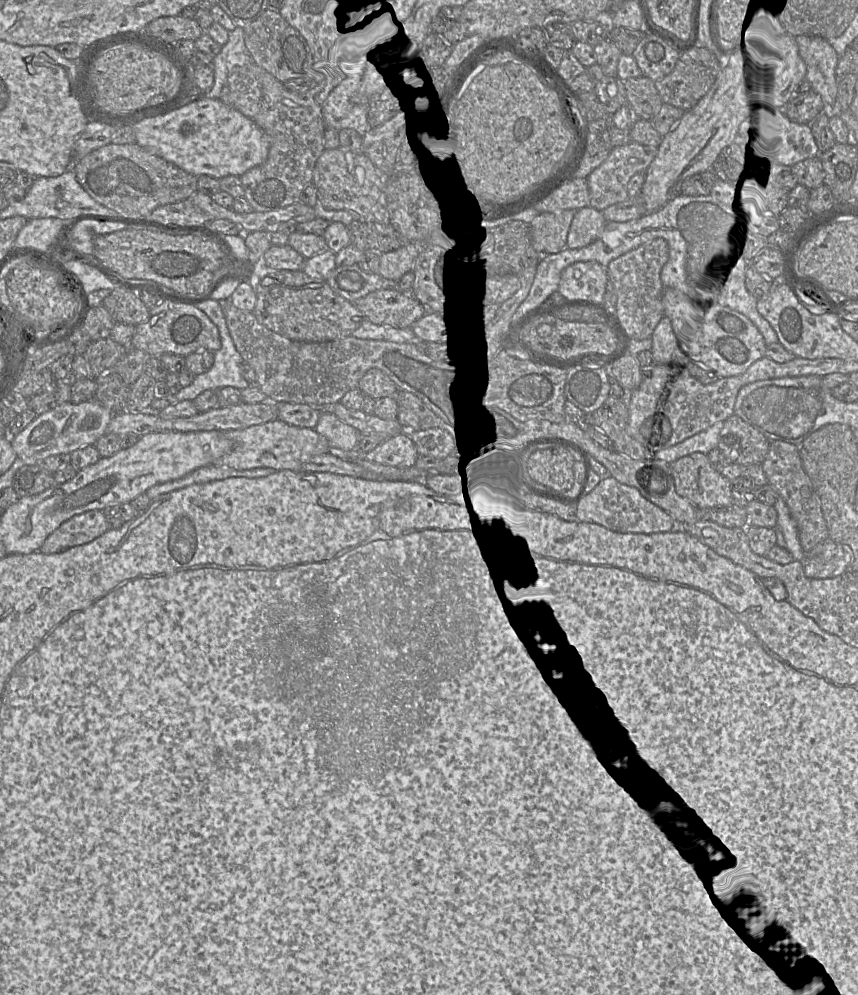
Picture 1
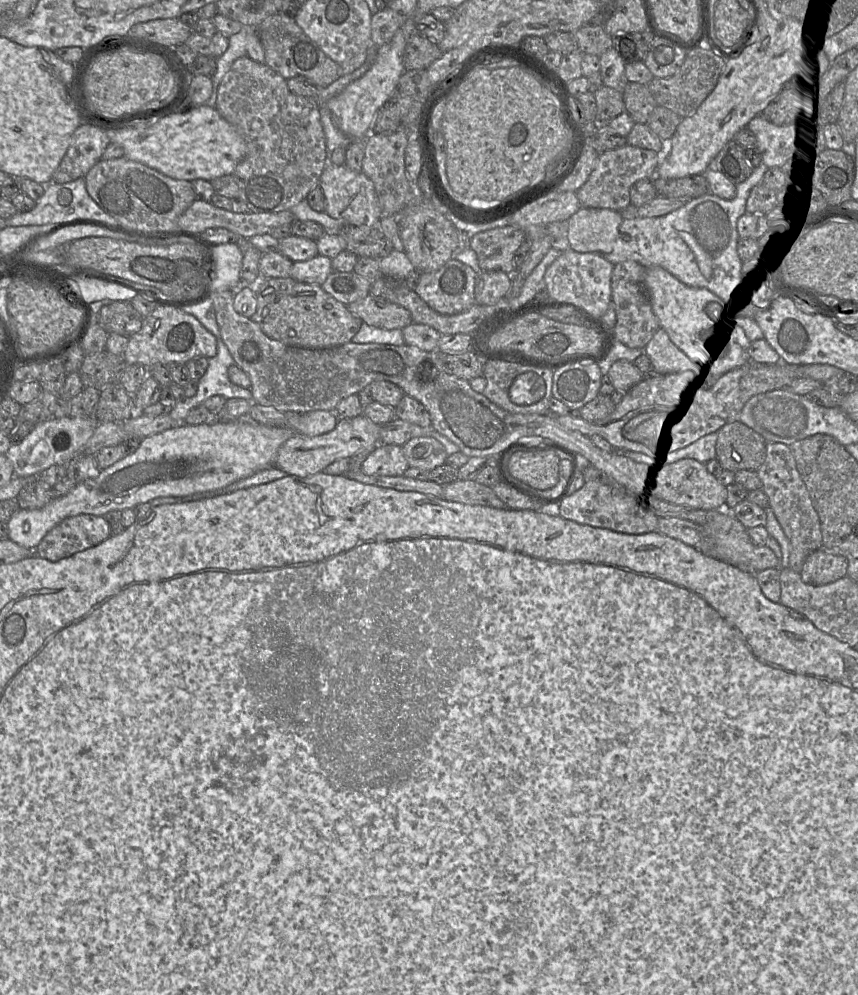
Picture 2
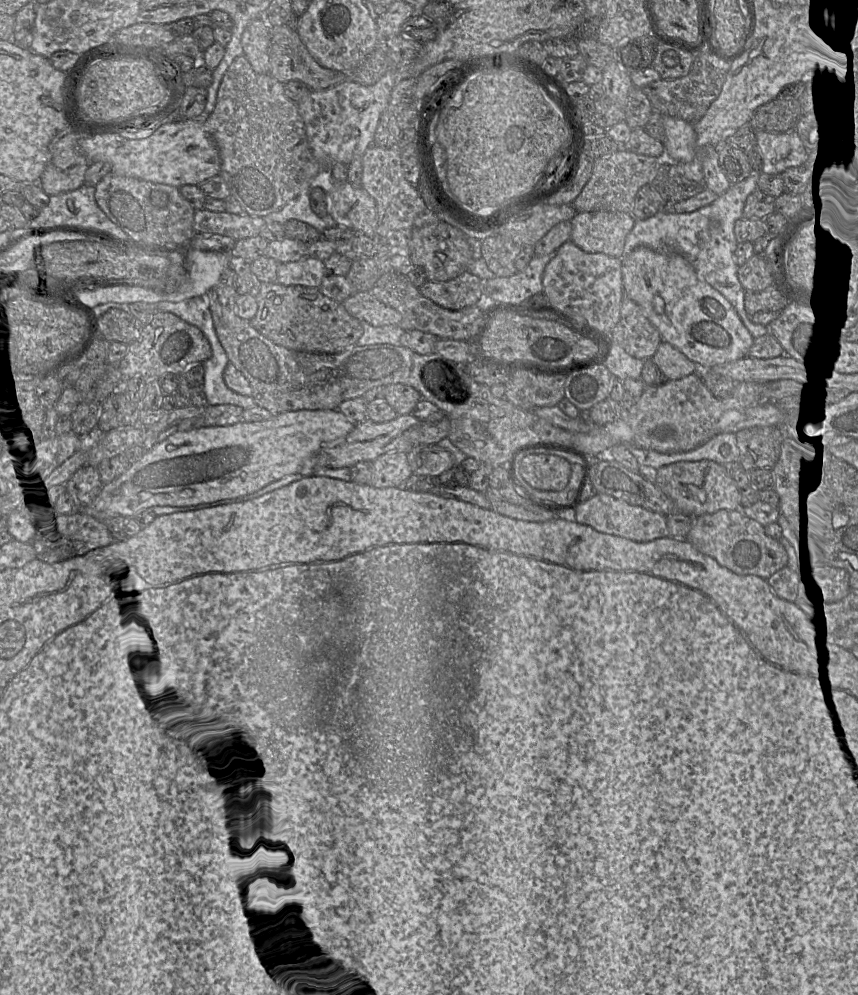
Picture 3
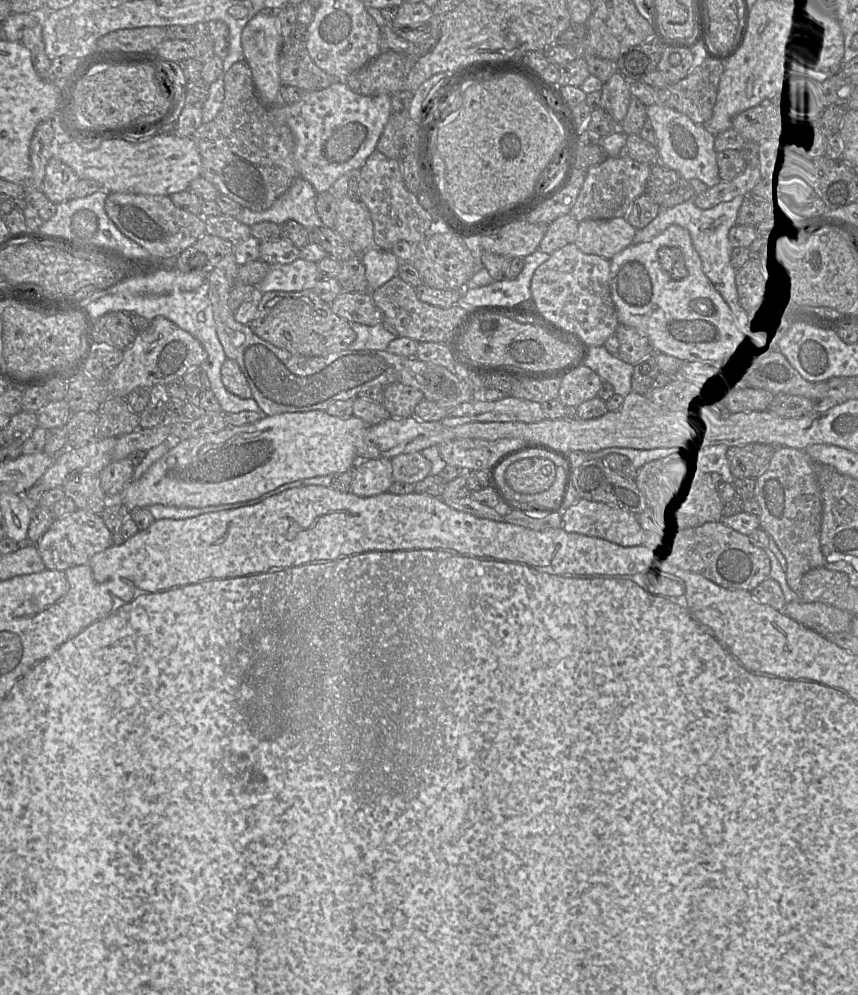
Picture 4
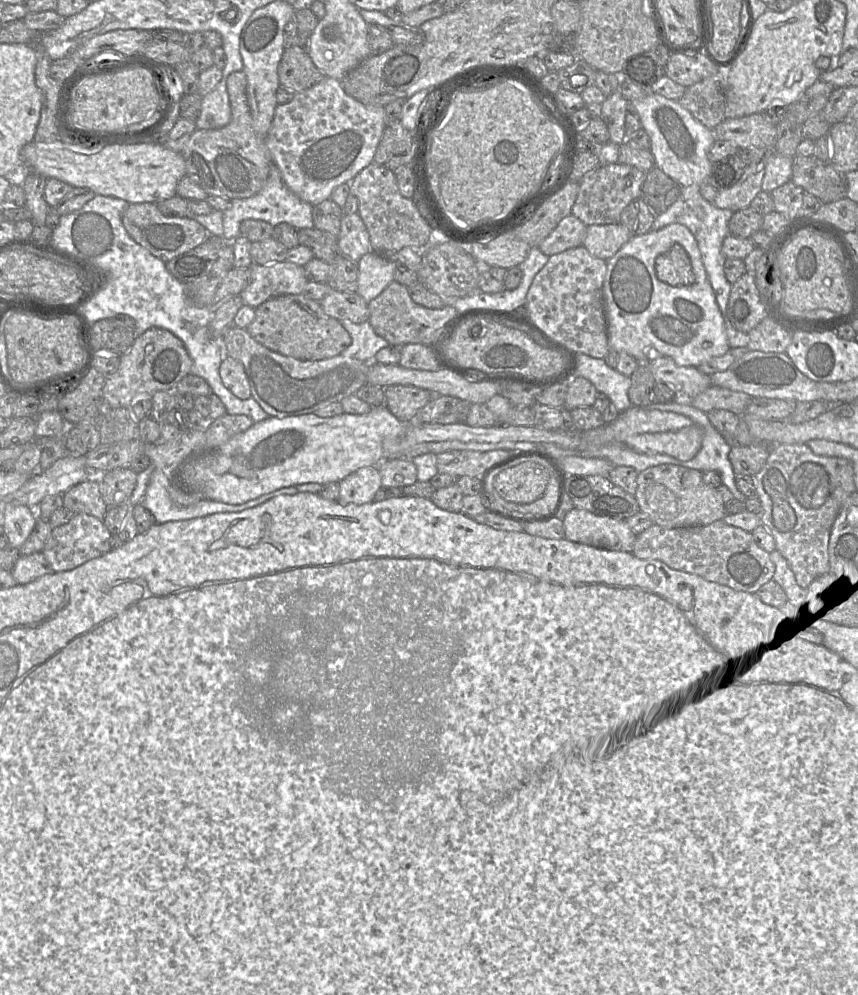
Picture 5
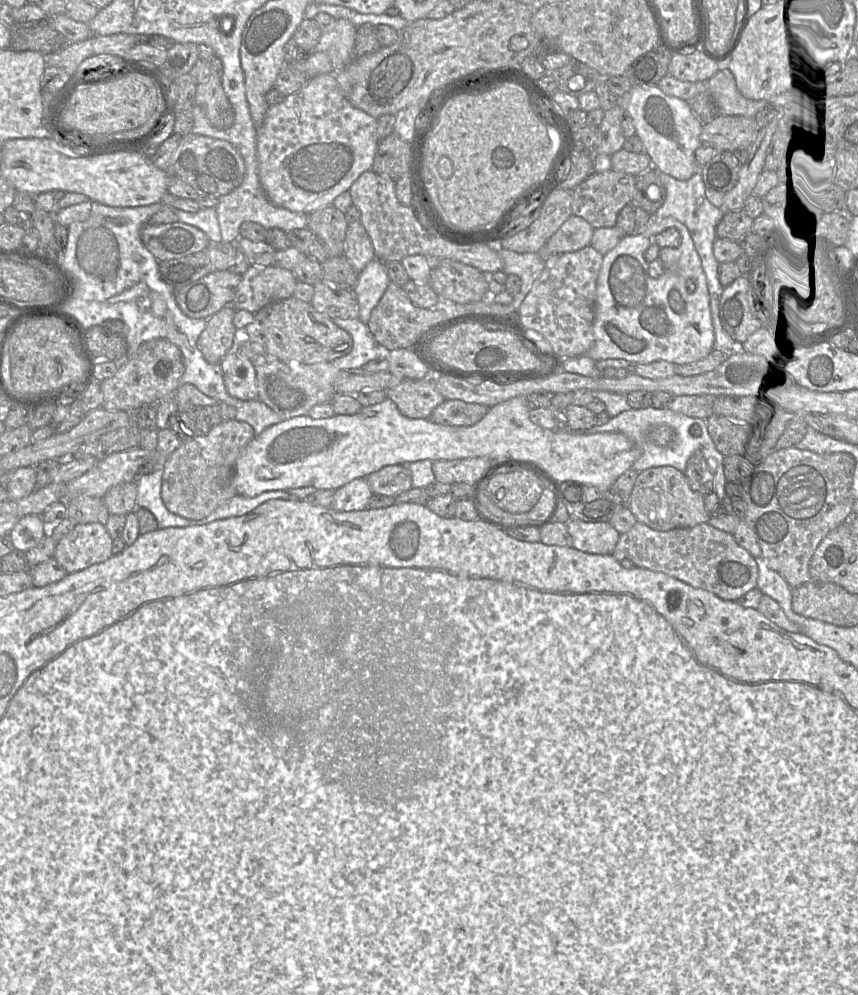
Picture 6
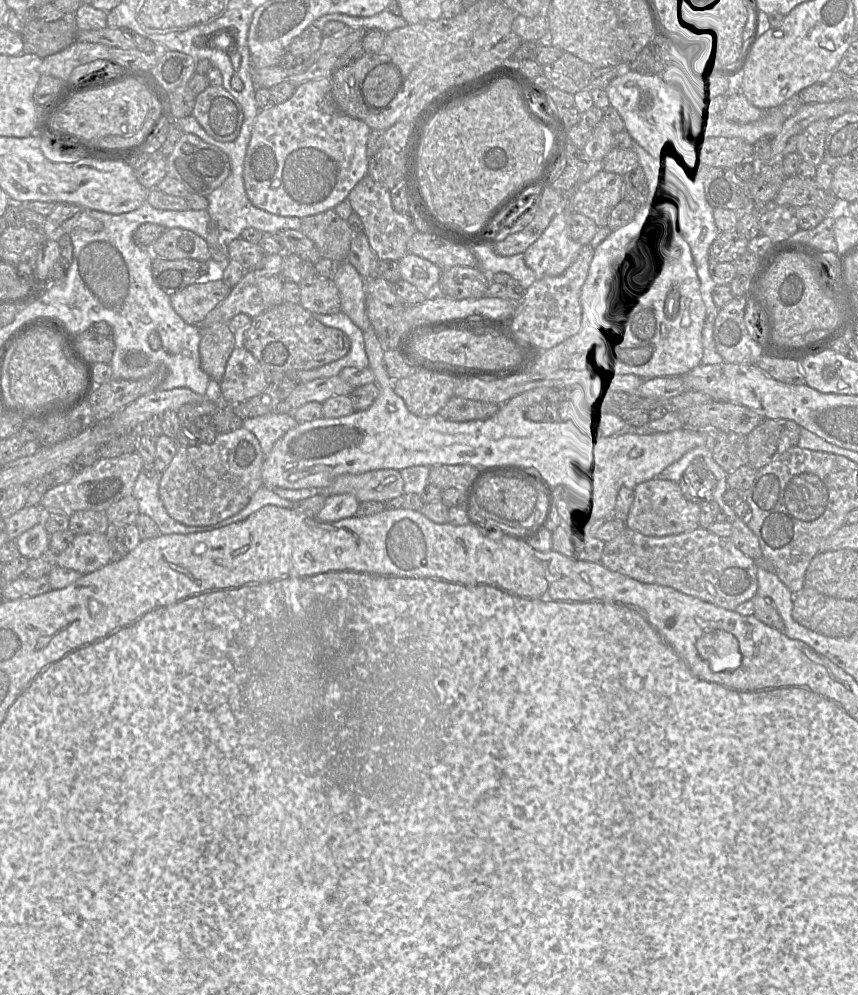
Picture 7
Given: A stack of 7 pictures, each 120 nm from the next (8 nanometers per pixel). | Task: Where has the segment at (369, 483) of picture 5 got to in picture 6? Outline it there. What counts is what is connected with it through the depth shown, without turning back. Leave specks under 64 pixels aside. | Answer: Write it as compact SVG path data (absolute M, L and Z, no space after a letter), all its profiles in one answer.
M365 478L352 480L334 491L332 508L340 512L365 510L373 495Z

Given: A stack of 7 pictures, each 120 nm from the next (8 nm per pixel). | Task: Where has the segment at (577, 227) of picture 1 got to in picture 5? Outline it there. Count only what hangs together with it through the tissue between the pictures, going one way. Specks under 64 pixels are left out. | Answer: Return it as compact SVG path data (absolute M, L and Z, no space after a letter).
M620 222L594 224L586 228L582 245L599 259L608 260L631 238L629 230Z

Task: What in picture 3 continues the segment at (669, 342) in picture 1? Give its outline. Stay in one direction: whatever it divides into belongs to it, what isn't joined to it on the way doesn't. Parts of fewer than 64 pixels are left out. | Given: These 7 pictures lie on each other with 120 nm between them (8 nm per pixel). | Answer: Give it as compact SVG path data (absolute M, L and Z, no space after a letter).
M665 342L660 343L650 360L659 369L662 382L679 380L695 373L701 375L701 373L708 370L690 361L682 353Z

